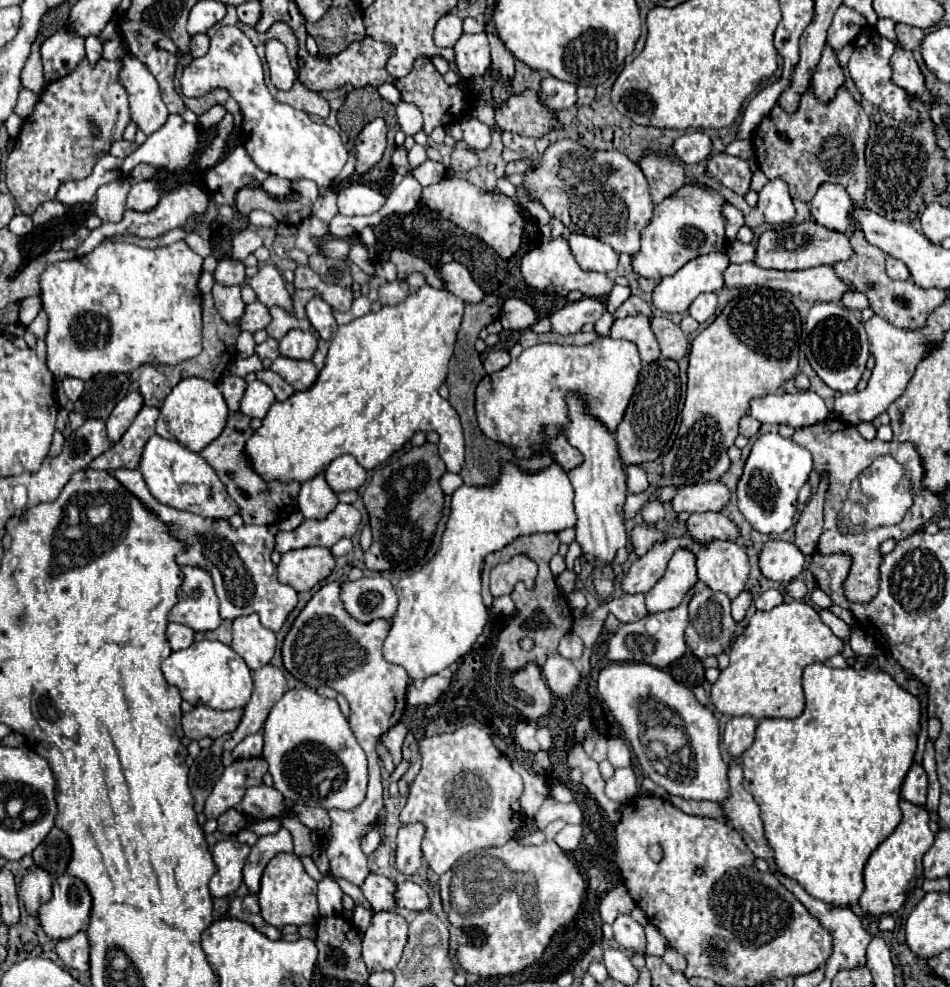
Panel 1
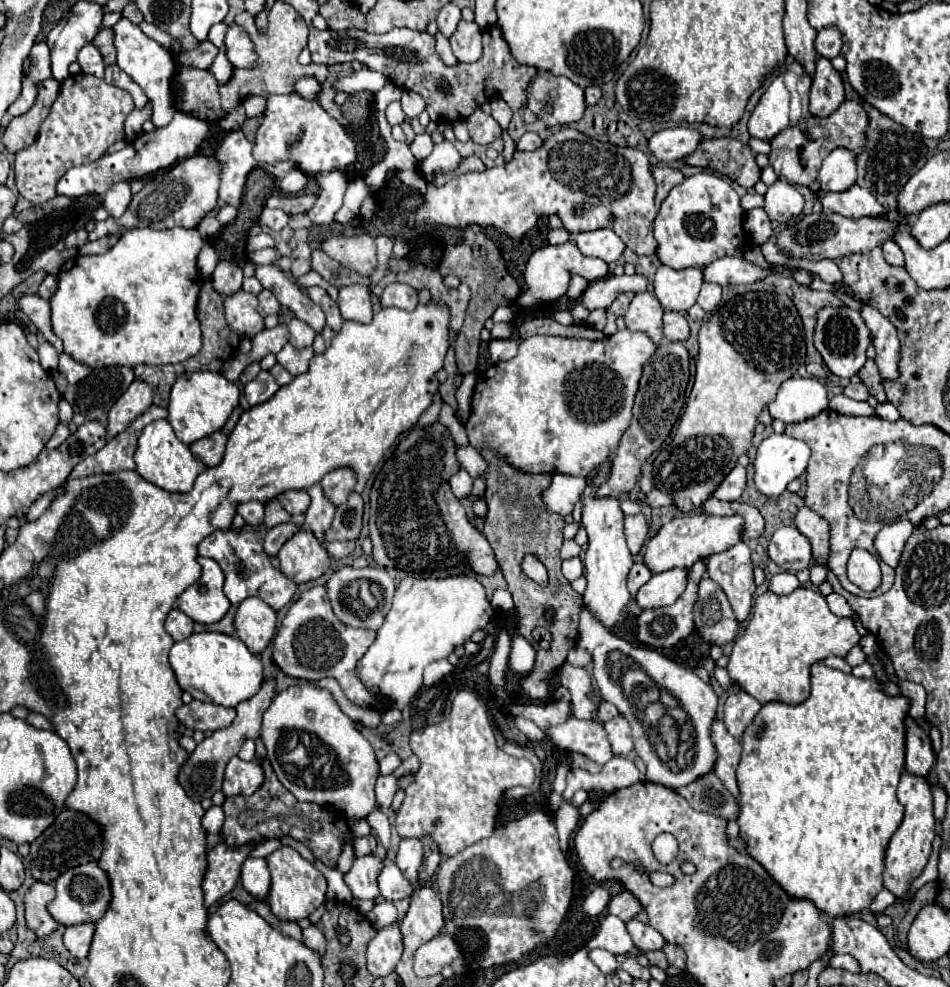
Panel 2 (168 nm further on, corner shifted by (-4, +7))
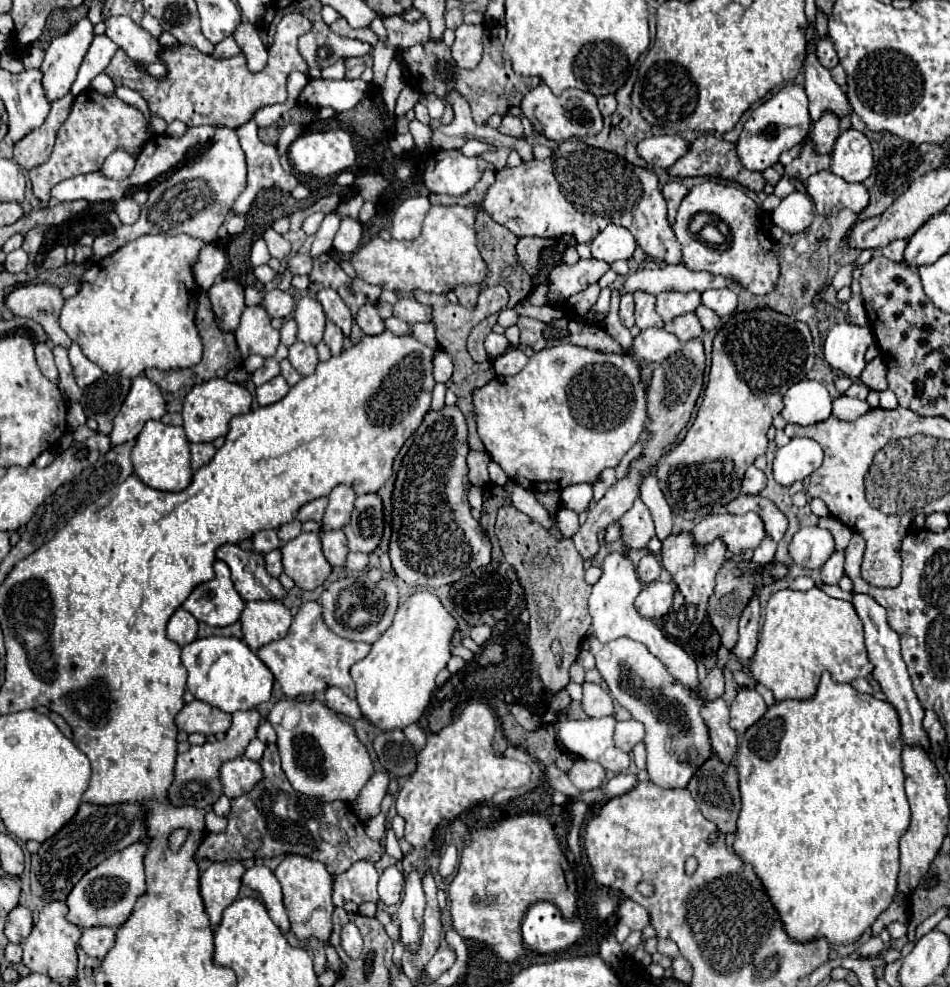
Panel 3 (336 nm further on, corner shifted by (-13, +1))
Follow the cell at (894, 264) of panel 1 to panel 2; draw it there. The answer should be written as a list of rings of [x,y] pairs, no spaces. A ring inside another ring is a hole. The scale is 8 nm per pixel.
[[[886,241],[882,245],[882,251],[884,251],[884,259],[890,265],[894,265],[894,267],[902,267],[904,265],[904,253],[900,251],[900,247],[894,241]]]

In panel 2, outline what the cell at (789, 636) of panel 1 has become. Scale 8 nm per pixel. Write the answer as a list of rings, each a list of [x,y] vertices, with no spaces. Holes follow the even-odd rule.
[[[798,587],[790,595],[774,595],[766,591],[756,599],[744,635],[734,641],[726,669],[732,683],[762,705],[770,701],[800,705],[809,696],[810,665],[824,661],[828,655],[846,657],[858,641],[860,635],[854,621],[834,615],[820,591],[804,587]]]

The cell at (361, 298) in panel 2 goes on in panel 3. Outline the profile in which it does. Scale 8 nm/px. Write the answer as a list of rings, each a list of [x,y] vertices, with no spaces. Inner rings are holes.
[[[367,303],[361,307],[361,311],[357,313],[357,323],[365,335],[379,335],[385,331],[383,319],[379,317],[375,303]]]

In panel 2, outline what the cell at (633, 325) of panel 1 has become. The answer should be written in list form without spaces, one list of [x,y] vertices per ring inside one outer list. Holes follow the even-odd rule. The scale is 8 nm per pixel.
[[[636,293],[624,315],[624,321],[630,331],[644,331],[656,345],[660,345],[660,341],[664,339],[662,315],[664,309],[654,295]]]

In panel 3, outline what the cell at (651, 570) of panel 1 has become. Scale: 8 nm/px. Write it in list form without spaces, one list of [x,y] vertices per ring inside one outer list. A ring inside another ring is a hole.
[[[757,513],[707,515],[701,523],[693,527],[693,535],[699,545],[707,545],[715,537],[721,537],[733,555],[747,549],[757,549],[759,543],[767,537],[765,525],[761,517],[757,517]]]

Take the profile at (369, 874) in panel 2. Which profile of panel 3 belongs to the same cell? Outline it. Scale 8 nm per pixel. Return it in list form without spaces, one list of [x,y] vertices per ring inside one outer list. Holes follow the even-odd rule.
[[[369,861],[353,863],[345,873],[335,875],[333,879],[333,903],[337,907],[353,901],[357,905],[365,901],[379,901],[377,895],[379,873]]]

